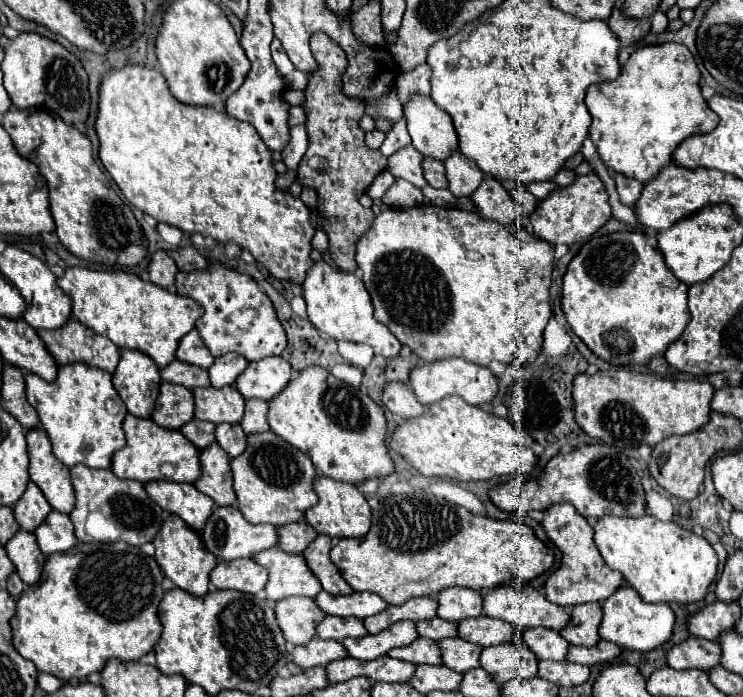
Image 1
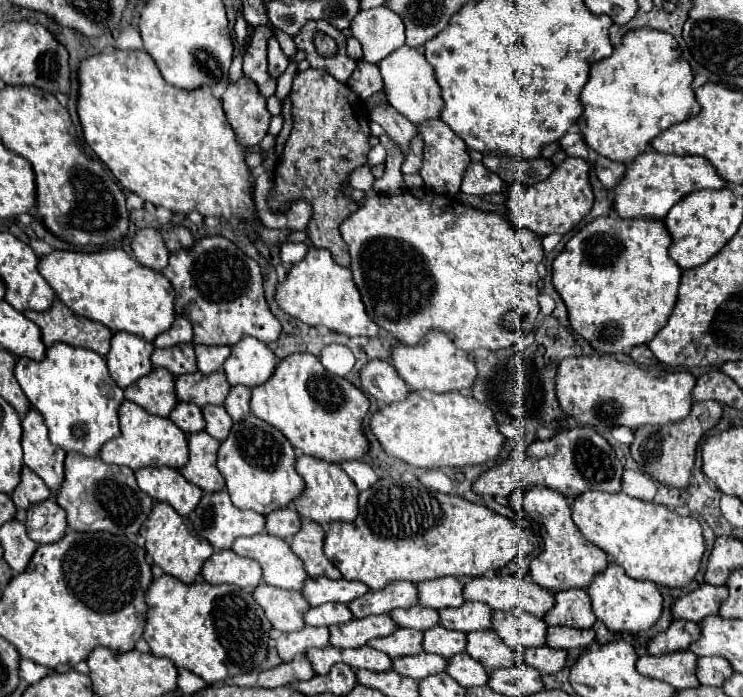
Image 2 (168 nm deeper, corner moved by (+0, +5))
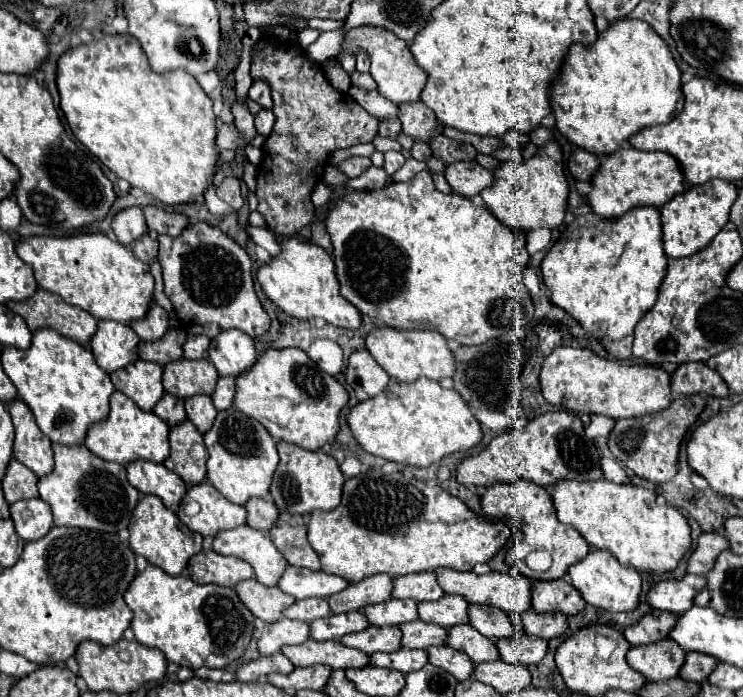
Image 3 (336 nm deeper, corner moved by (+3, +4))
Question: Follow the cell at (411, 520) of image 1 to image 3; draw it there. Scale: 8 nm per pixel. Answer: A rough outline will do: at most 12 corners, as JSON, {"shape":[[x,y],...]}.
{"shape":[[369,469],[311,511],[321,571],[487,563],[512,535],[439,485]]}

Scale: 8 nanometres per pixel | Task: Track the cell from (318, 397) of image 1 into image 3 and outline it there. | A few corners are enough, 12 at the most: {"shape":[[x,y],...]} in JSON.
{"shape":[[267,349],[233,405],[275,441],[335,441],[349,395],[305,351]]}

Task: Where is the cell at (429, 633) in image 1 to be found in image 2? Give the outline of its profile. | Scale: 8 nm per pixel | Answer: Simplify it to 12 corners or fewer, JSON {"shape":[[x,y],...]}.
{"shape":[[420,604],[392,610],[400,628],[440,626],[438,612]]}

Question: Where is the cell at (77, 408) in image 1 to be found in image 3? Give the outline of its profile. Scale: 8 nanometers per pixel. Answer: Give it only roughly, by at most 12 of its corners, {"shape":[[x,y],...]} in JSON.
{"shape":[[33,331],[1,365],[53,443],[83,443],[115,391],[89,347]]}

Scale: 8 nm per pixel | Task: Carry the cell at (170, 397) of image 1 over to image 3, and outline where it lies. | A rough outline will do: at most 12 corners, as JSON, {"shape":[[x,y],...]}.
{"shape":[[135,361],[111,373],[117,391],[151,411],[163,397],[163,369]]}

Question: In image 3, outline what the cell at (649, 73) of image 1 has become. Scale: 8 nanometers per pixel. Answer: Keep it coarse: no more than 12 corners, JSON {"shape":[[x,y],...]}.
{"shape":[[621,19],[571,45],[549,103],[609,155],[683,109],[667,43]]}

